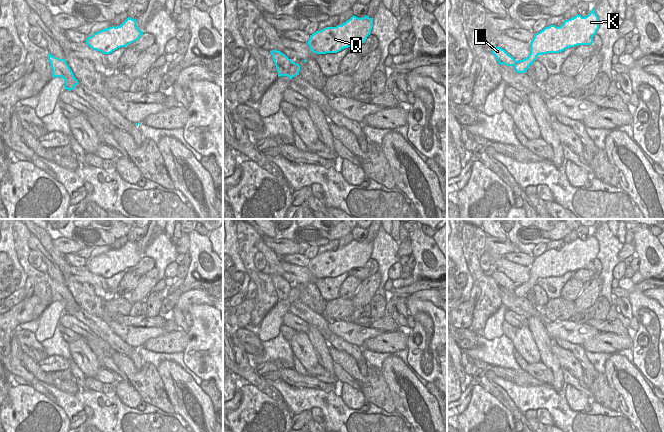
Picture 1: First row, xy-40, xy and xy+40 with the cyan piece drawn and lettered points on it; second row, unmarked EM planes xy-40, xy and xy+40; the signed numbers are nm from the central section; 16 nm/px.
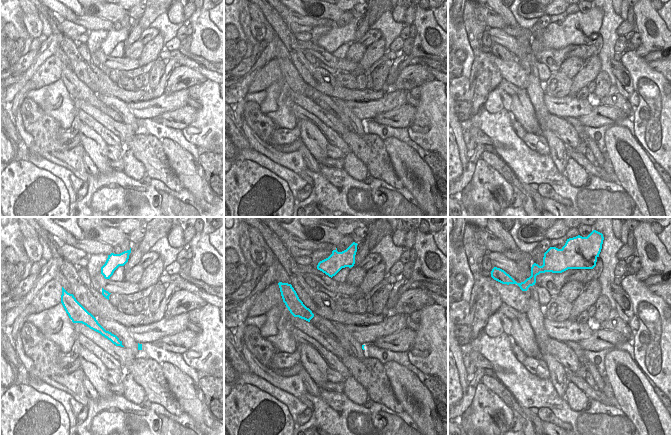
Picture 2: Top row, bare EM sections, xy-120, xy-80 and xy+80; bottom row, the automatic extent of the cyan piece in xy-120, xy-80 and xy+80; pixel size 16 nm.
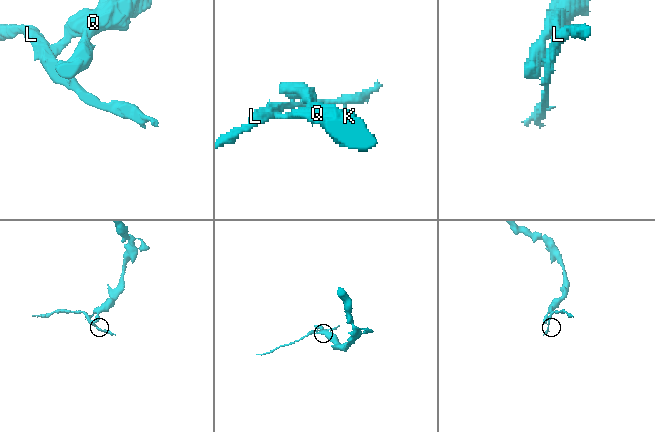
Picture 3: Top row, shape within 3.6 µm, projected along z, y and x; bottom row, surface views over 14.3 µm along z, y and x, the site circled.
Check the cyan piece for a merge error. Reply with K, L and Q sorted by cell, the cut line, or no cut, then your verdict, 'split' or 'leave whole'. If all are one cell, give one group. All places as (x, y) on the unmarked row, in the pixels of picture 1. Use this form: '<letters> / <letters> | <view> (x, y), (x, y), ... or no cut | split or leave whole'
K Q / L | xy (293, 286), (289, 296), (291, 302) | split

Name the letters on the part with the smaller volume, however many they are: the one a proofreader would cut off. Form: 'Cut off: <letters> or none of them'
Cut off: L

